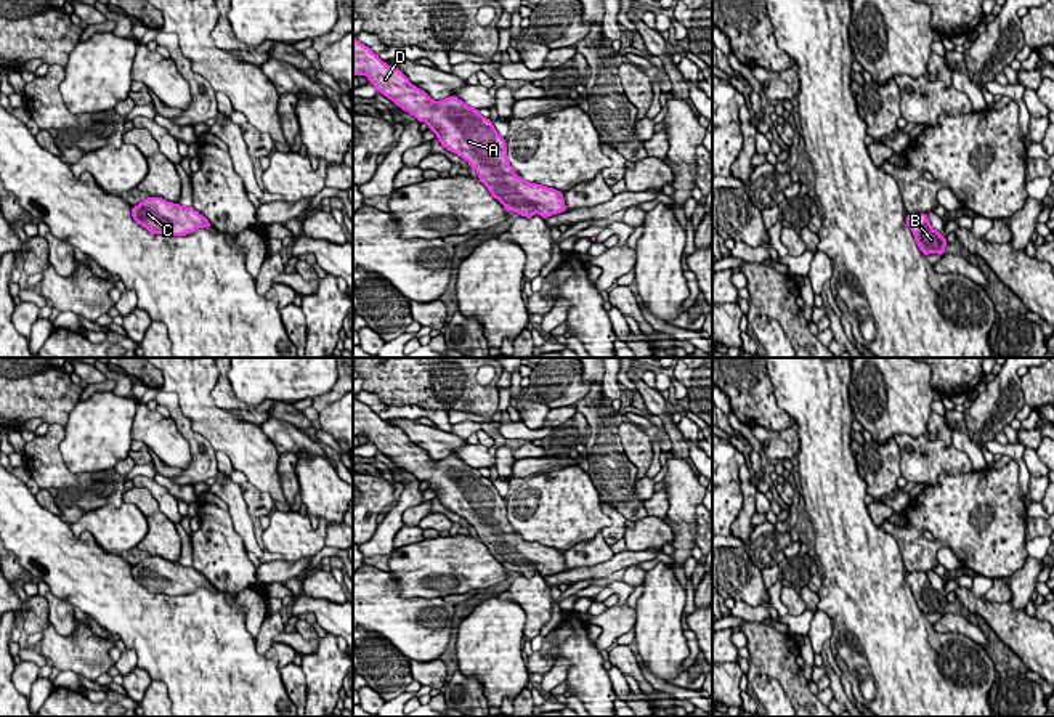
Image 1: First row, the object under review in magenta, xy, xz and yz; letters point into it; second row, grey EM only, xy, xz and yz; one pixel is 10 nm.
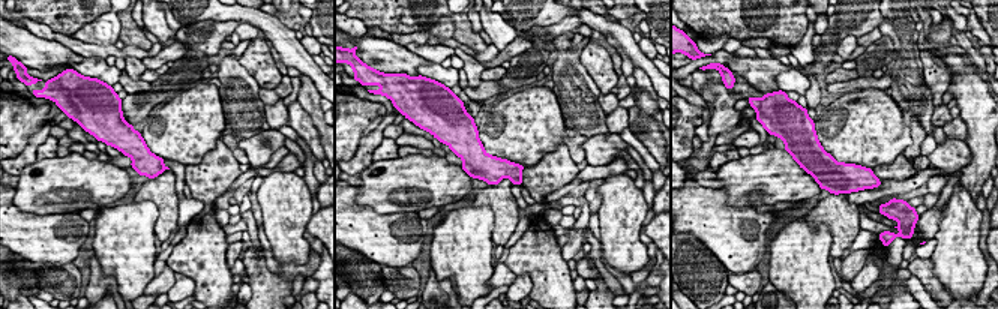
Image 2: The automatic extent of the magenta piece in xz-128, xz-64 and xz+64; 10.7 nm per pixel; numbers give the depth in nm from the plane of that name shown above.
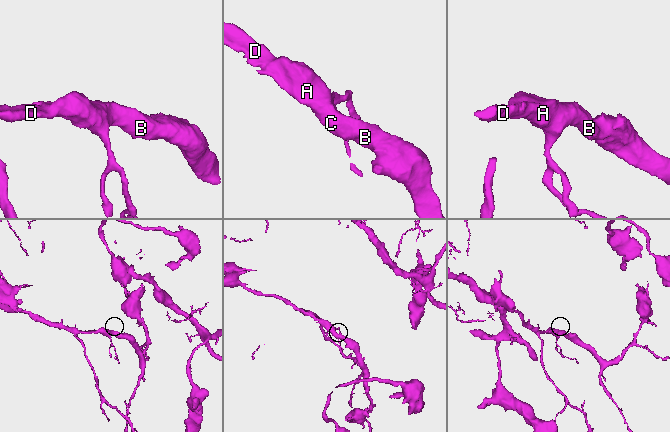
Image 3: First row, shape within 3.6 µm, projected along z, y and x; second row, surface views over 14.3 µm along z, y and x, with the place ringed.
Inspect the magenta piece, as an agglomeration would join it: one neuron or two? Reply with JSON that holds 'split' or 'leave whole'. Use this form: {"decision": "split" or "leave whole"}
{"decision": "leave whole"}

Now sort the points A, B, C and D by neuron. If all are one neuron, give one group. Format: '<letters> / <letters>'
A B C D

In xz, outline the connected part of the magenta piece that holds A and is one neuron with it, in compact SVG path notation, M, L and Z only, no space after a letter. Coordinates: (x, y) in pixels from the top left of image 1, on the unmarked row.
M353 396L353 435L359 433L420 483L427 481L441 505L465 518L505 569L526 577L536 571L542 577L566 571L563 552L528 542L513 531L505 499L478 468L467 465L457 456L433 460L398 427L385 423L379 414Z

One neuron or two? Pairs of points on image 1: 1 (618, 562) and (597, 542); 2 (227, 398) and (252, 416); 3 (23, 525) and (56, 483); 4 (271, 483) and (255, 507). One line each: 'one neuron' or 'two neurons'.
1: two neurons
2: one neuron
3: two neurons
4: two neurons

